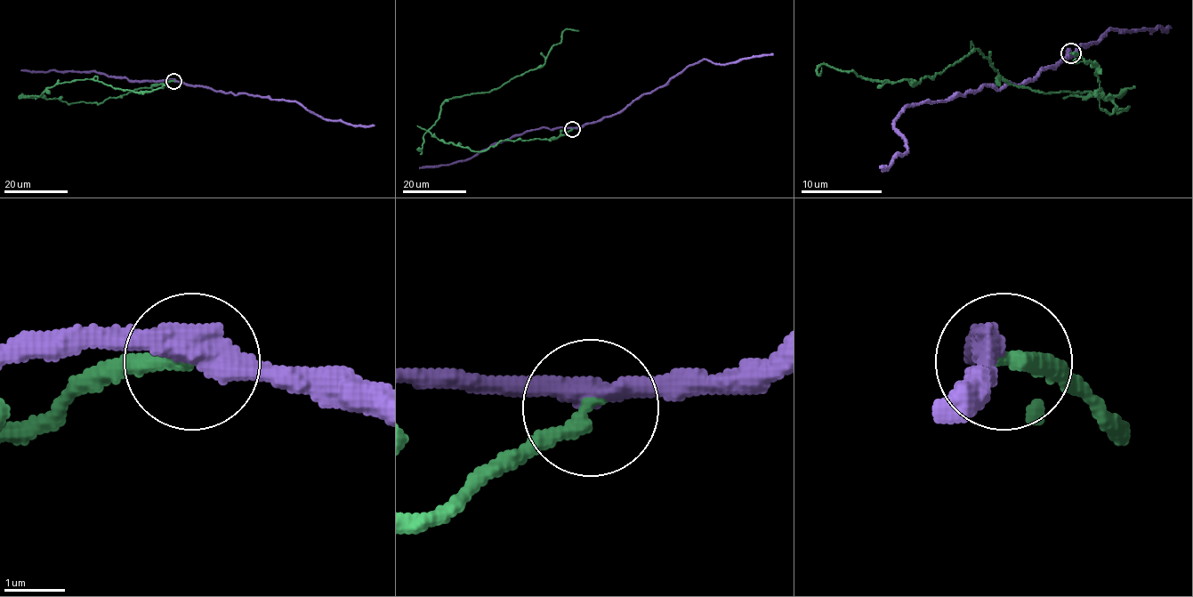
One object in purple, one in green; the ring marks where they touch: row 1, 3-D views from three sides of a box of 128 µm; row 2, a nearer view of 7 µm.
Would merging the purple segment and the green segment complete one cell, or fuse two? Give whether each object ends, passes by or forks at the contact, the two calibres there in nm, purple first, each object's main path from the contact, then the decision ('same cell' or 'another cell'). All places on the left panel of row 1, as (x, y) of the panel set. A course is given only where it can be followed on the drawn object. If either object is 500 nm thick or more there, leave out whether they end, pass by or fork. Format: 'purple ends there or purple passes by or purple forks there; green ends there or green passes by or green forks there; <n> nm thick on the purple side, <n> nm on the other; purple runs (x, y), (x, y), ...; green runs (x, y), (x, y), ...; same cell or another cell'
purple passes by; green ends there; 400 nm thick on the purple side, 280 nm on the other; purple runs (173, 81), (235, 94), (300, 102), (326, 119), (341, 120), (354, 125), (374, 125); green runs (173, 81), (100, 103), (68, 104), (29, 96), (76, 80), (141, 92), (164, 84), (180, 86); another cell

